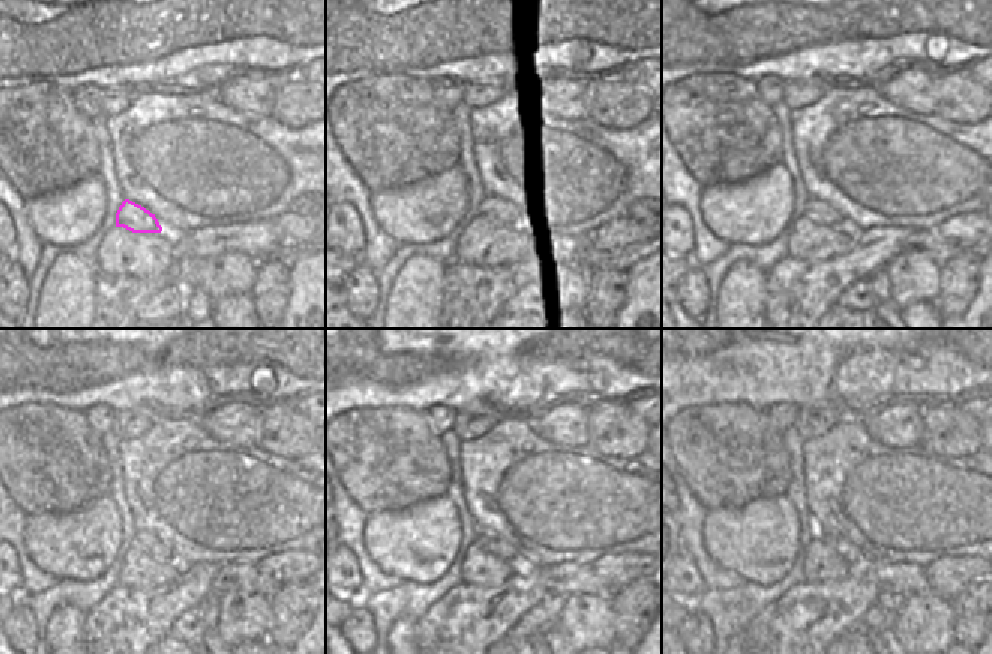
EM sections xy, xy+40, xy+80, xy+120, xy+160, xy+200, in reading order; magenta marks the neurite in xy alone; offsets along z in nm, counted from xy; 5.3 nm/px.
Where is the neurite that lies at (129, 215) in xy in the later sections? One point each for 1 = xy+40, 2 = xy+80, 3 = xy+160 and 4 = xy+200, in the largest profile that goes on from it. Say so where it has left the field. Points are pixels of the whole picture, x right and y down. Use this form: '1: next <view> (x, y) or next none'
1: next xy+40 (491, 209)
2: next xy+80 (817, 210)
3: next xy+160 (491, 543)
4: next xy+200 (850, 552)

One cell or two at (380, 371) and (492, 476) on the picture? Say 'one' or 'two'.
two

